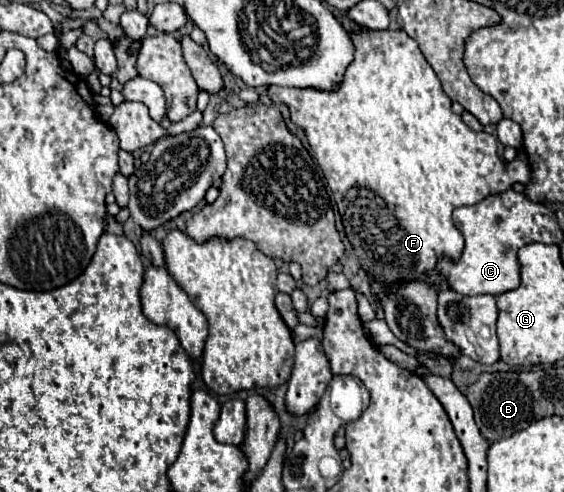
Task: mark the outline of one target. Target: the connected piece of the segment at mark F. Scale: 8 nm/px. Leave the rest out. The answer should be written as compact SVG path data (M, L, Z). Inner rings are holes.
M358 30L358 32L350 32L350 38L352 38L352 44L354 44L354 60L346 68L344 80L340 82L340 86L336 90L322 92L322 90L316 90L316 88L268 86L268 96L270 96L270 100L274 104L286 104L288 110L290 110L292 122L304 130L304 134L308 138L308 144L312 148L312 154L314 154L316 162L320 164L320 168L324 172L324 178L326 178L326 182L328 182L328 186L330 186L330 190L332 190L332 194L336 198L336 206L338 206L338 212L342 214L342 222L344 222L344 232L346 232L348 240L352 242L354 252L358 254L358 258L360 258L360 262L362 262L362 266L364 266L364 270L366 270L366 274L370 278L372 292L374 292L376 300L386 294L386 286L394 284L398 280L422 278L422 280L434 282L438 286L446 286L446 280L438 274L434 264L436 264L436 260L440 256L448 256L452 260L458 260L458 256L460 256L460 252L464 248L464 238L462 238L460 230L452 224L452 210L458 208L458 206L470 206L470 204L480 202L482 198L486 198L490 194L508 190L508 188L512 188L514 182L528 184L530 182L530 166L528 166L526 154L520 148L518 156L508 166L502 164L502 160L498 156L498 148L496 148L498 140L492 134L470 130L462 122L462 118L452 112L452 108L450 108L452 100L444 94L438 76L434 74L432 66L422 56L422 52L418 48L418 42L414 38L410 38L404 30Z

